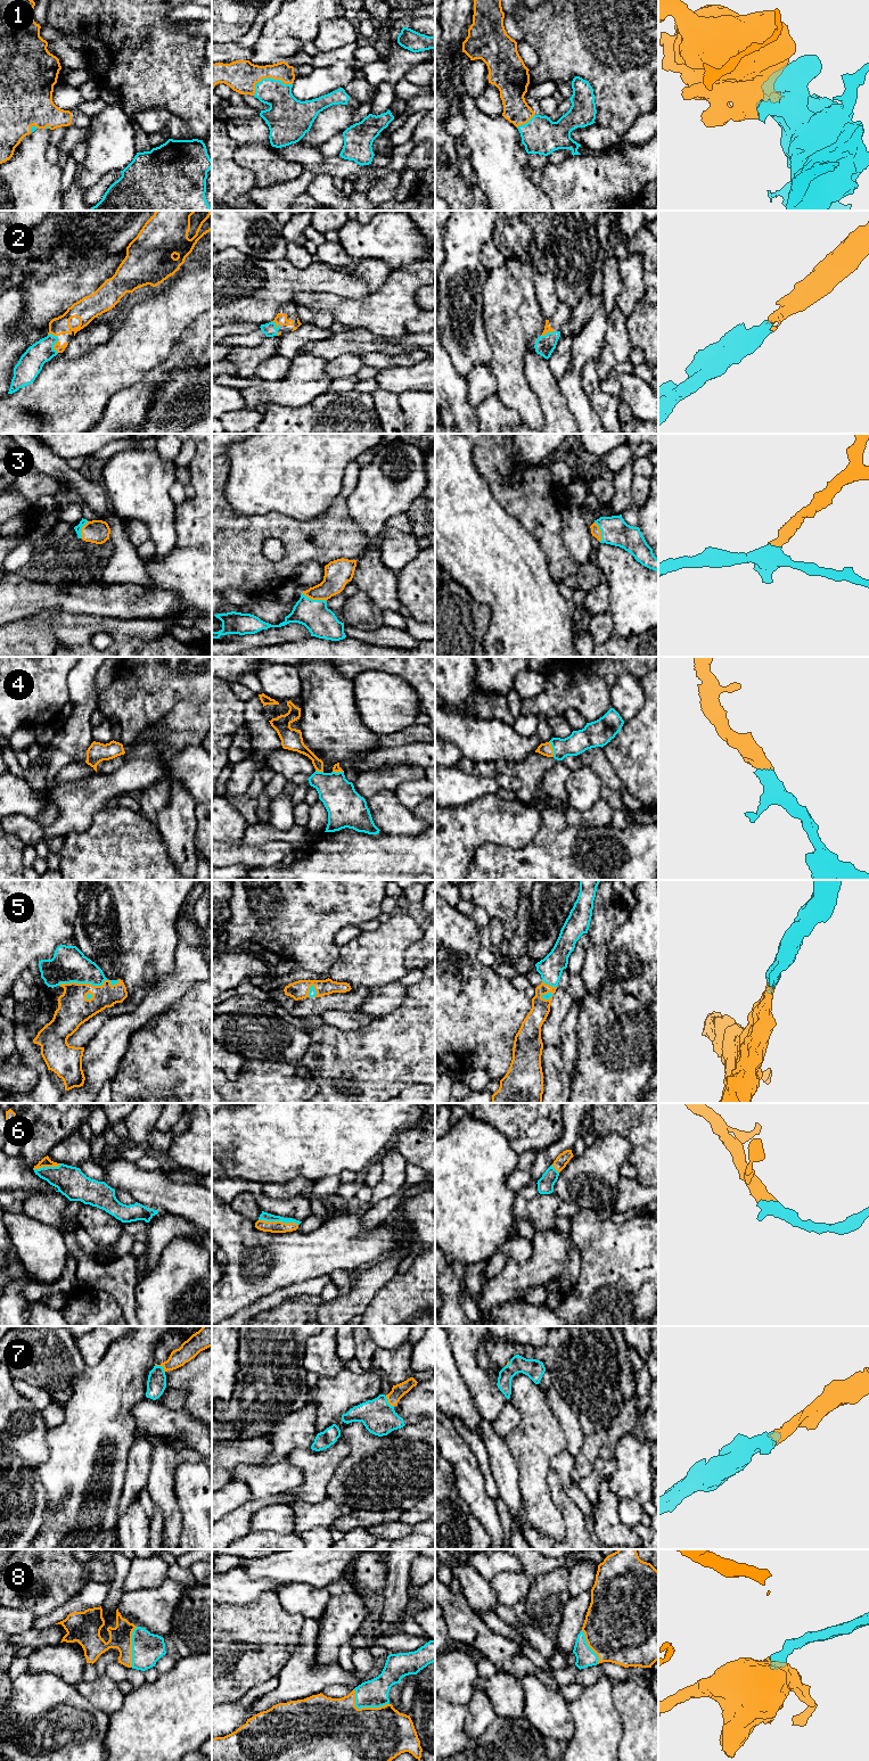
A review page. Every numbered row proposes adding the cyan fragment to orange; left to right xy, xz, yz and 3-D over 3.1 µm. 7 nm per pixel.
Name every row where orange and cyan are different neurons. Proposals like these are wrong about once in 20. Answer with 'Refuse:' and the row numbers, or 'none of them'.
Refuse: none of them

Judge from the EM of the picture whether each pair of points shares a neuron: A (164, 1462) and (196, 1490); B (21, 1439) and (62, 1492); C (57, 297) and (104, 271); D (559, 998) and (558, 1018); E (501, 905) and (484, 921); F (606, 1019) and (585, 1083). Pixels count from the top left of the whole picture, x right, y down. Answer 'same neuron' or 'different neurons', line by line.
A: different neurons
B: different neurons
C: same neuron
D: same neuron
E: different neurons
F: same neuron

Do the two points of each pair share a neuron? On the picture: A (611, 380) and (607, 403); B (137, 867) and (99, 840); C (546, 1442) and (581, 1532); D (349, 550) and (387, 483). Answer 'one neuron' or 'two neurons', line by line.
A: two neurons
B: one neuron
C: two neurons
D: two neurons

